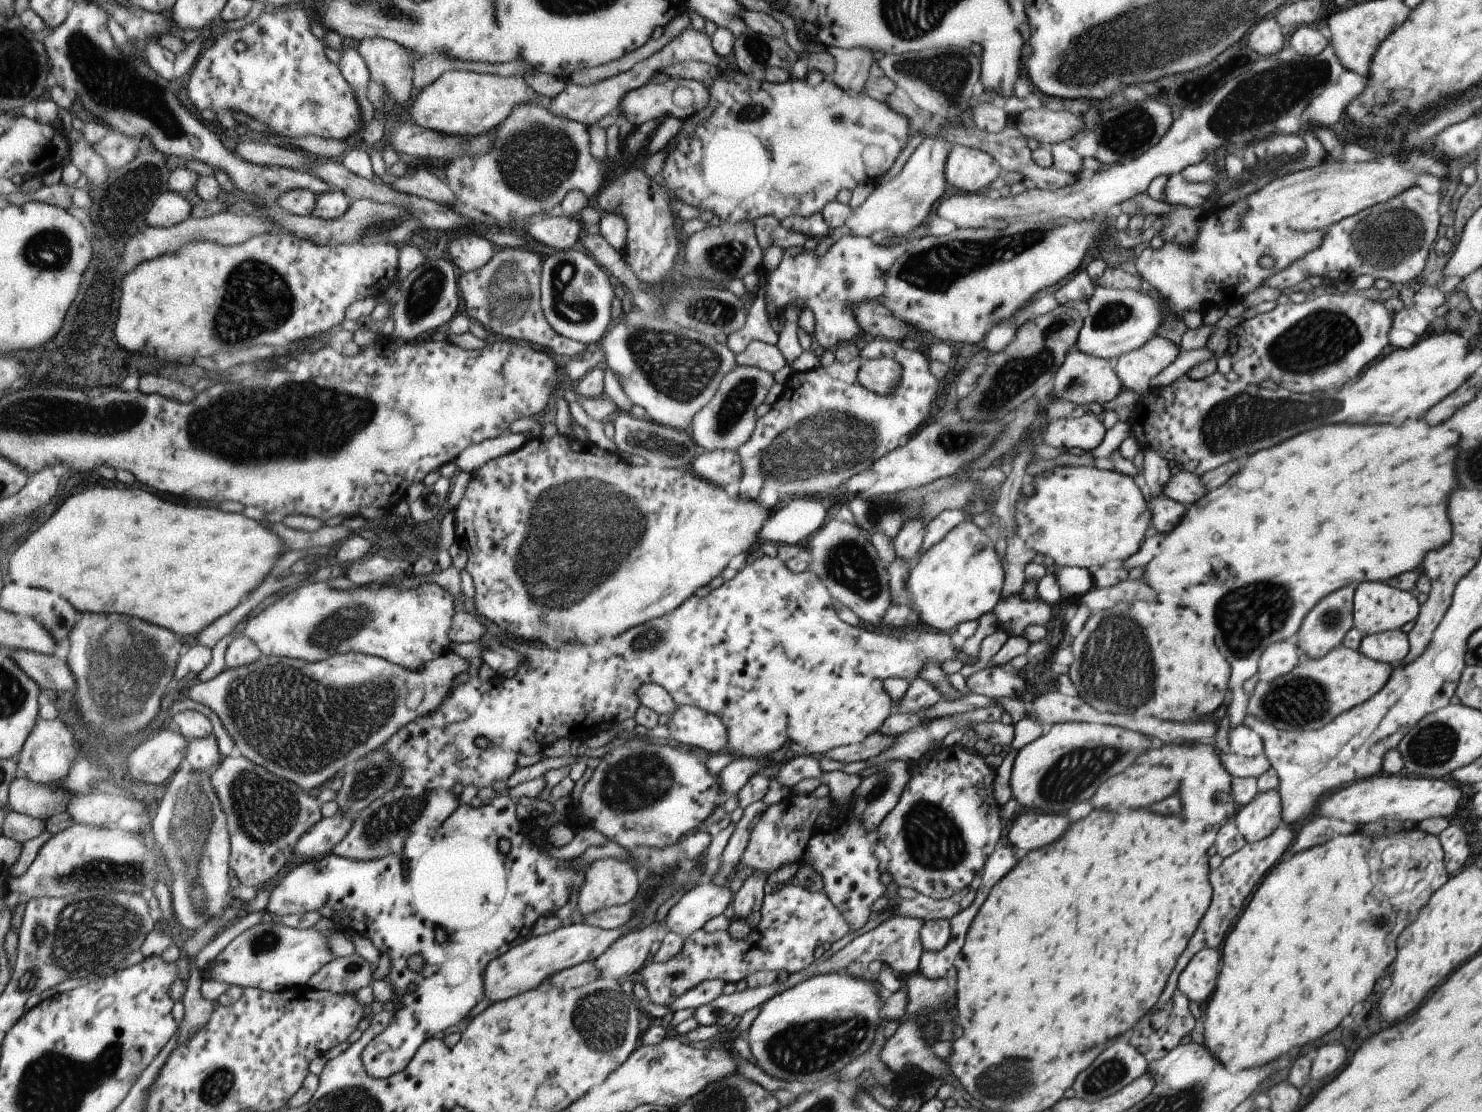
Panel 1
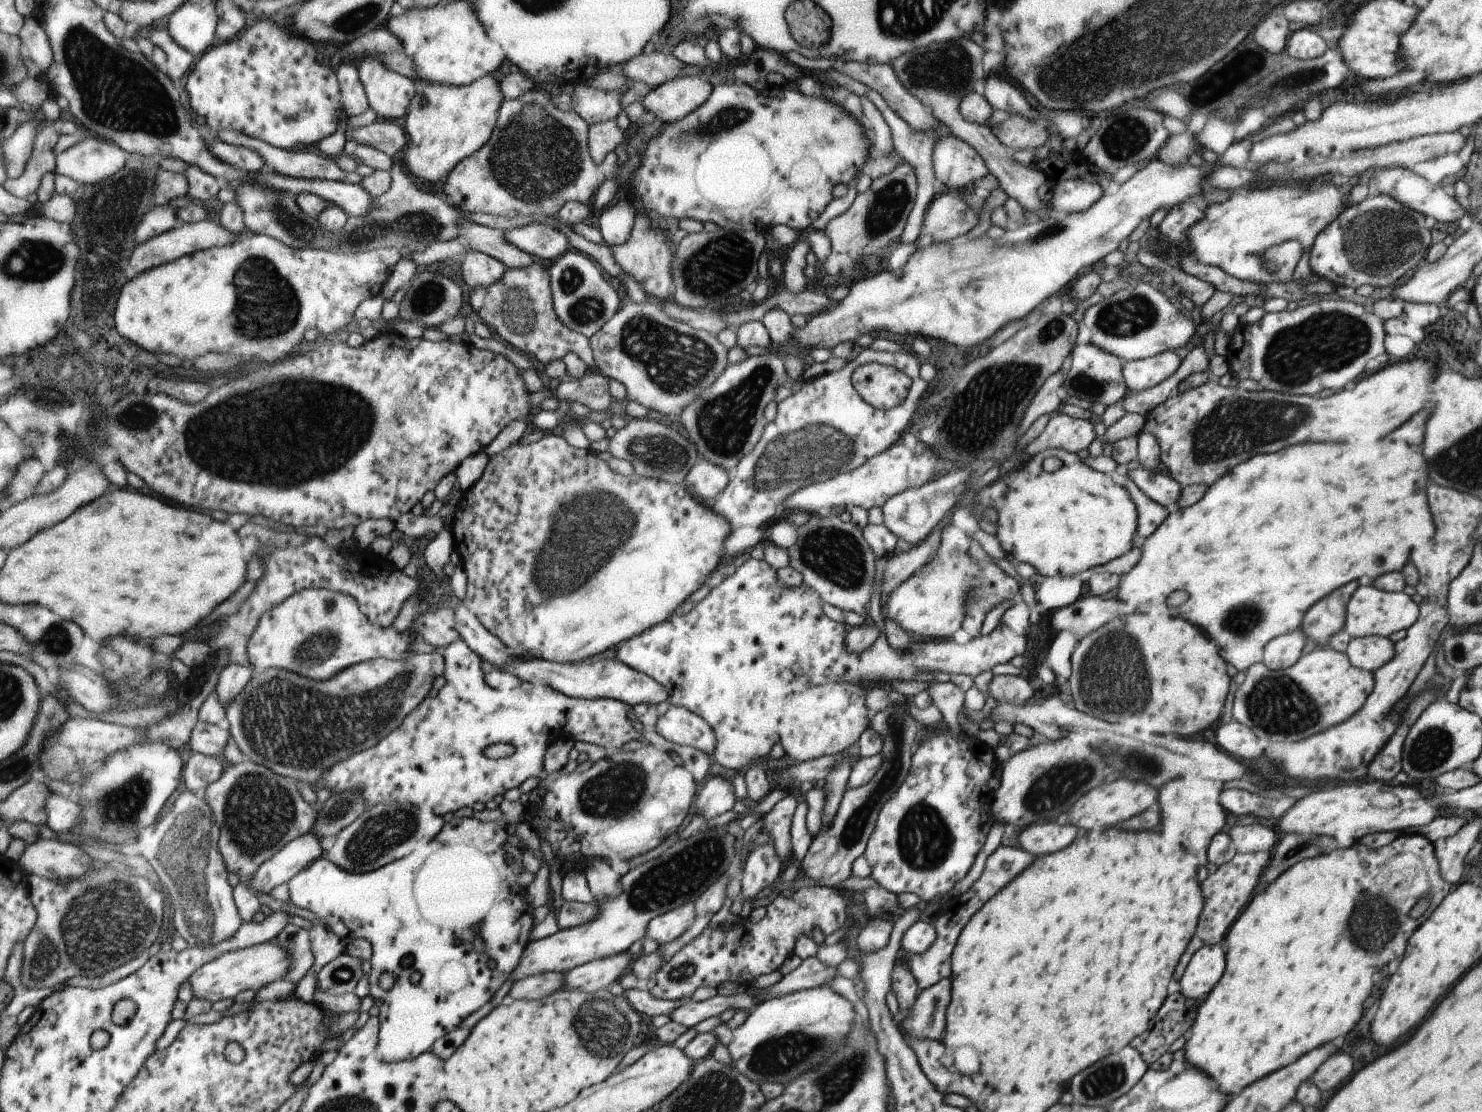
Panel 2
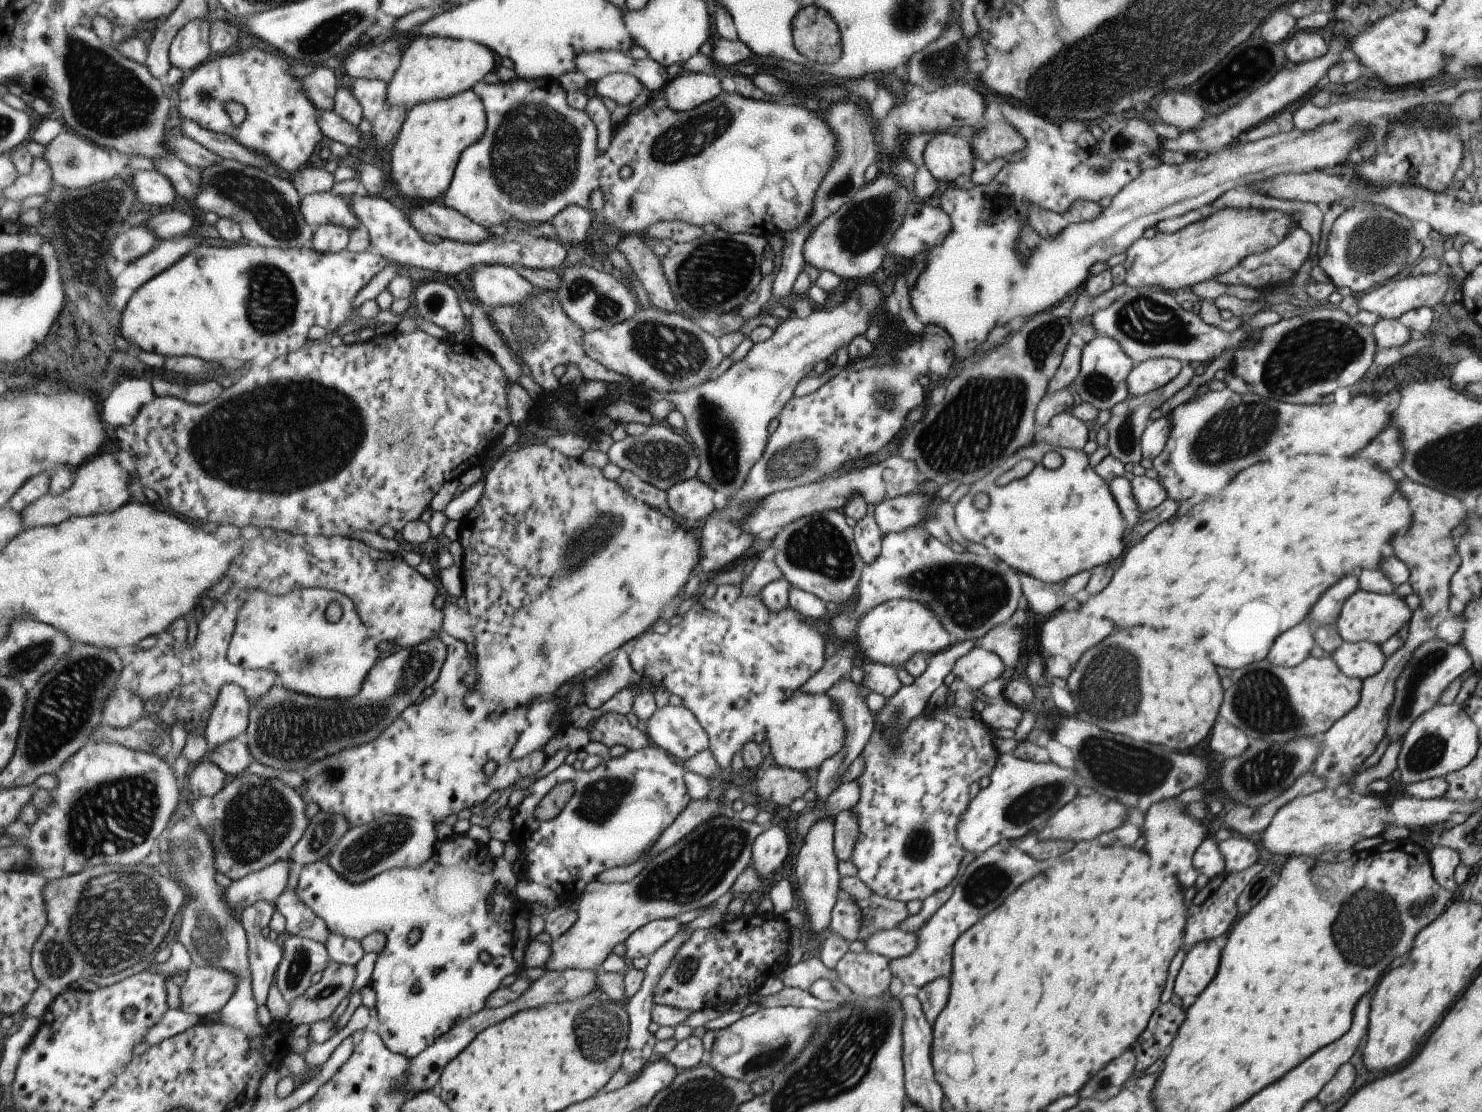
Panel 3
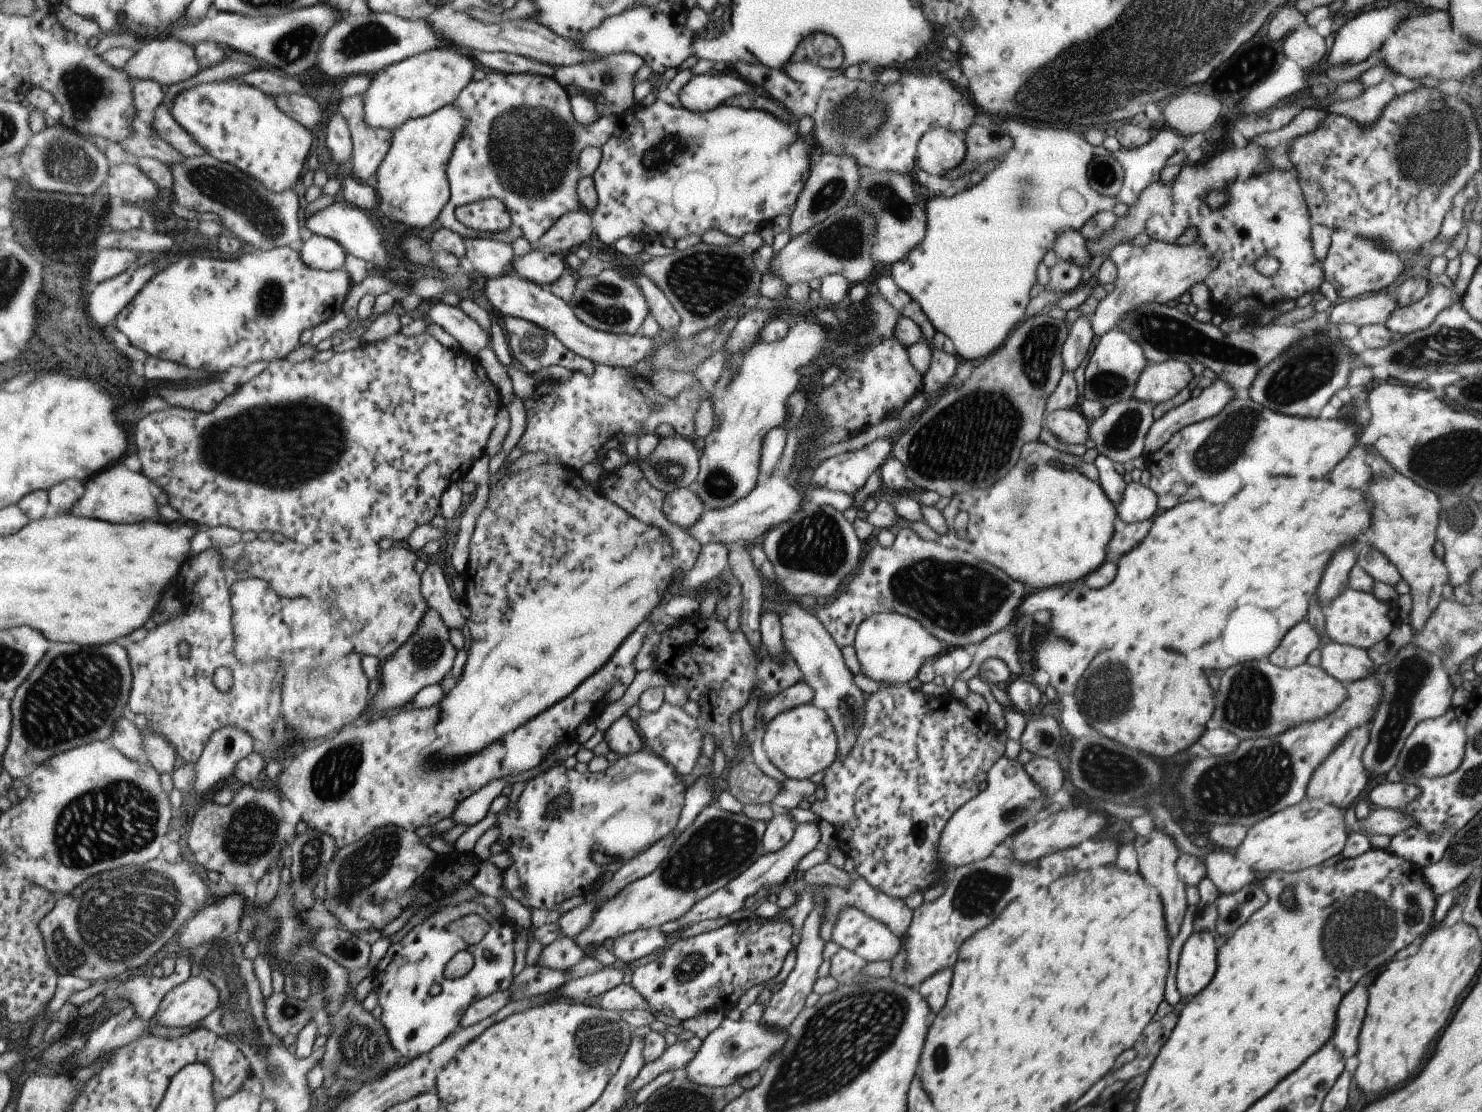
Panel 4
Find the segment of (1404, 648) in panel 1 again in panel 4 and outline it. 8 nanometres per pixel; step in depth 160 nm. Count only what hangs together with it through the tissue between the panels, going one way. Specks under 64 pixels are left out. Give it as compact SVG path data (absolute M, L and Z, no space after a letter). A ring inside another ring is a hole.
M1329 641L1320 651L1319 666L1342 684L1364 679L1375 670L1364 648Z

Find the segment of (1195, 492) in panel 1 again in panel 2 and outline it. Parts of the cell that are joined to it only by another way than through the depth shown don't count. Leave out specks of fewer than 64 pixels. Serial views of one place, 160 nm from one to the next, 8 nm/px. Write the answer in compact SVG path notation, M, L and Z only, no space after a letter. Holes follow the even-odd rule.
M1142 467L1129 471L1127 477L1149 497L1149 500L1157 502L1169 512L1176 510L1177 498L1182 487L1177 482L1173 482L1173 478L1147 471Z

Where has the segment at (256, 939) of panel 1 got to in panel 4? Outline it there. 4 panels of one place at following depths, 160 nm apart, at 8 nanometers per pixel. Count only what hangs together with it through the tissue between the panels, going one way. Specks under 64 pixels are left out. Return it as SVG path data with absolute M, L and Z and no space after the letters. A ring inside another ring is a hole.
M199 972L166 994L155 1017L161 1026L191 1026L217 1010L221 1003L218 986Z

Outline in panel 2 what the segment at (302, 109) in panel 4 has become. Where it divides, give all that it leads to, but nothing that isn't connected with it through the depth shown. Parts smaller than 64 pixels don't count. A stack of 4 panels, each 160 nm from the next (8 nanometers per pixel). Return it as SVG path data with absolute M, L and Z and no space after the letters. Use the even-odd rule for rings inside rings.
M390 120L375 121L369 126L351 127L346 131L346 135L351 142L355 140L359 144L373 146L393 158L403 151L409 142L403 123Z

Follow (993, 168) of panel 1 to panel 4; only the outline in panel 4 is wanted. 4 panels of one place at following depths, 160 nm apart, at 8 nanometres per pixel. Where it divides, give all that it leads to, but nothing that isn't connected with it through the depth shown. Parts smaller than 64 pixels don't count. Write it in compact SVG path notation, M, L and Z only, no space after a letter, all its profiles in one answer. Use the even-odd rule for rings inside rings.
M935 128L921 136L916 146L915 164L927 172L943 176L960 165L966 153L963 140L951 131Z

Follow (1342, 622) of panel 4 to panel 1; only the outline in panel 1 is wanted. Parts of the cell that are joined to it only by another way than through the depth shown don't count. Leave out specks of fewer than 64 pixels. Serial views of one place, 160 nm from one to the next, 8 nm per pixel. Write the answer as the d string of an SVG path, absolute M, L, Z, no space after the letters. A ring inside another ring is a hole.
M1363 581L1354 586L1352 598L1353 627L1362 632L1363 635L1400 629L1403 624L1417 616L1419 607L1416 598L1409 591L1393 588L1387 583Z

